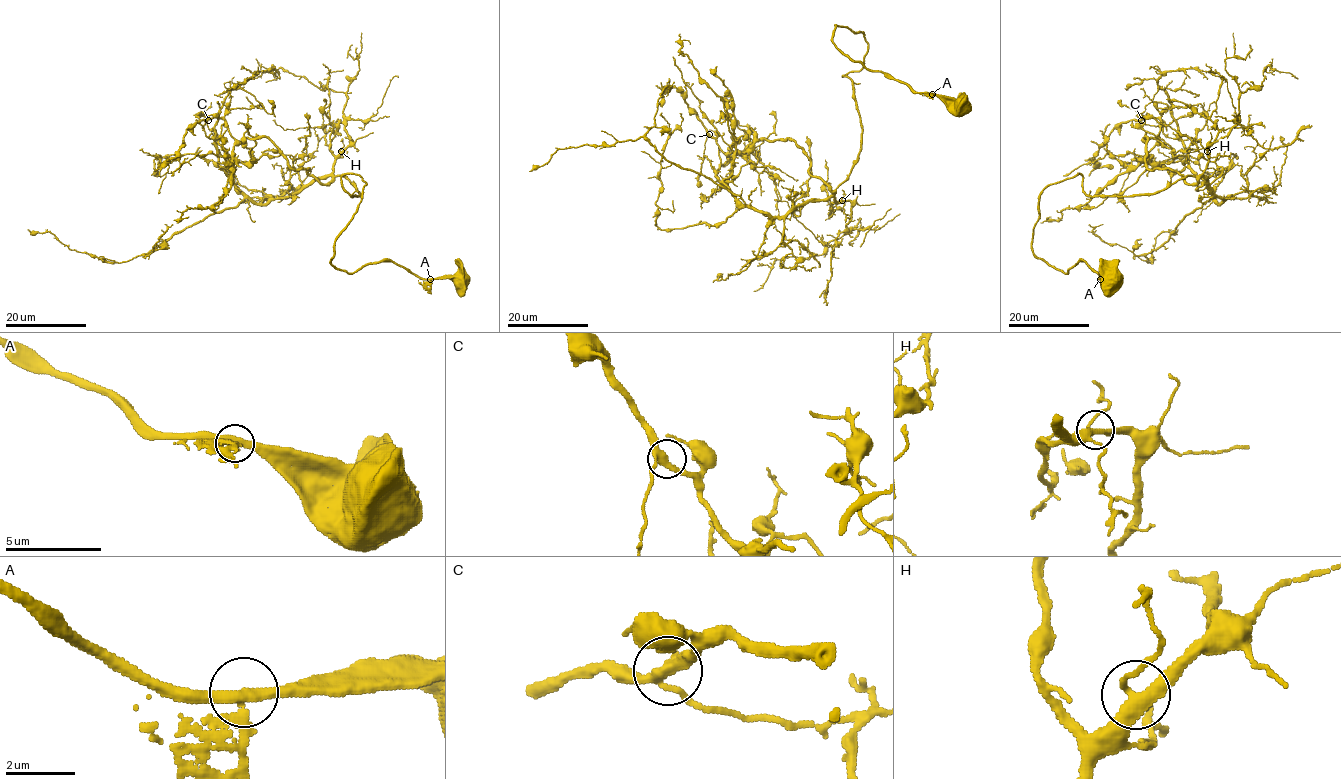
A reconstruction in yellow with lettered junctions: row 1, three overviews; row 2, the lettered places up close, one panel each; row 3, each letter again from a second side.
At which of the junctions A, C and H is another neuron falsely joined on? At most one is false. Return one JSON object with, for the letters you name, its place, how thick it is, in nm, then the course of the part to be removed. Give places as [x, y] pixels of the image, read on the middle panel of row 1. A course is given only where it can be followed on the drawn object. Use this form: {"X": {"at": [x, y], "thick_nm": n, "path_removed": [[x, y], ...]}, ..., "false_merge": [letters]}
{"false_merge": []}

